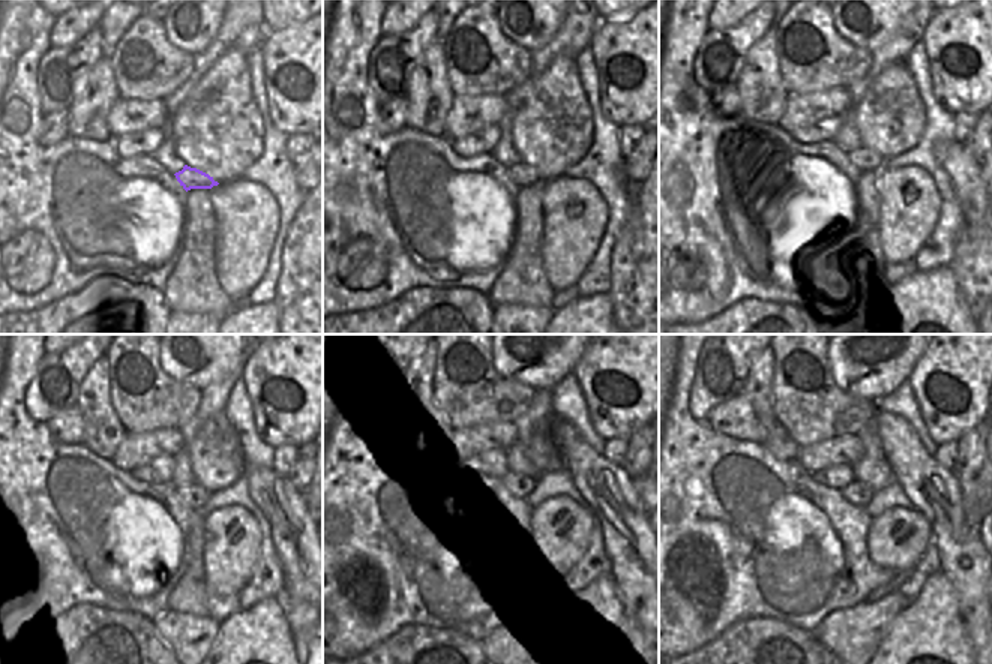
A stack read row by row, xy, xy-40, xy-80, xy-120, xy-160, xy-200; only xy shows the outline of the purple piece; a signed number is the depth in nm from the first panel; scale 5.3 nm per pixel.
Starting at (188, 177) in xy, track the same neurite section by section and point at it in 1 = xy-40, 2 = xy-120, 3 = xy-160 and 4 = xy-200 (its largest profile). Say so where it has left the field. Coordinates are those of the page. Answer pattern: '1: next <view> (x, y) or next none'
1: next xy-40 (523, 174)
2: next xy-120 (192, 495)
3: next xy-160 (524, 492)
4: next xy-200 (857, 492)

